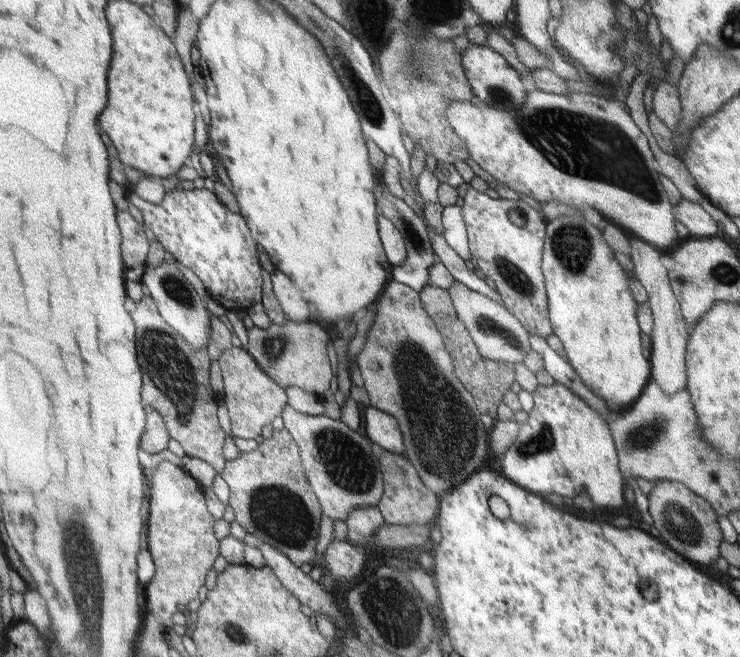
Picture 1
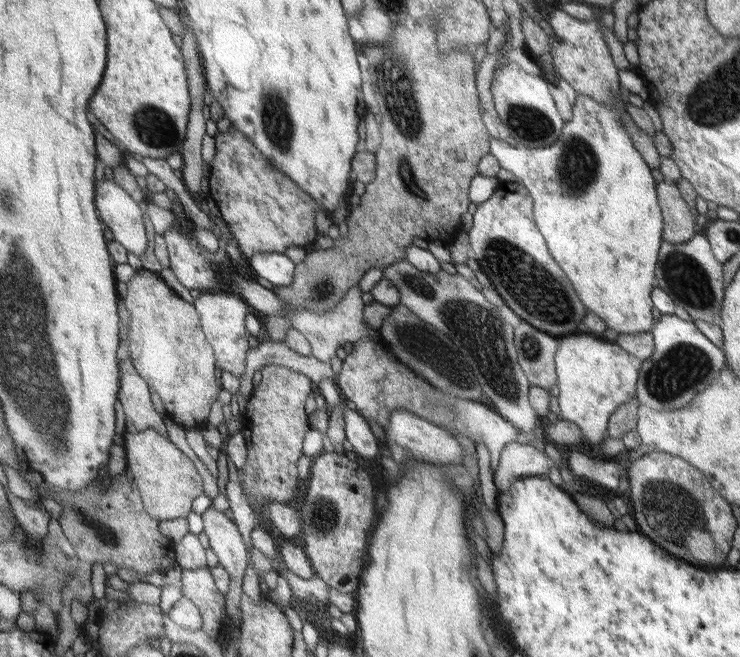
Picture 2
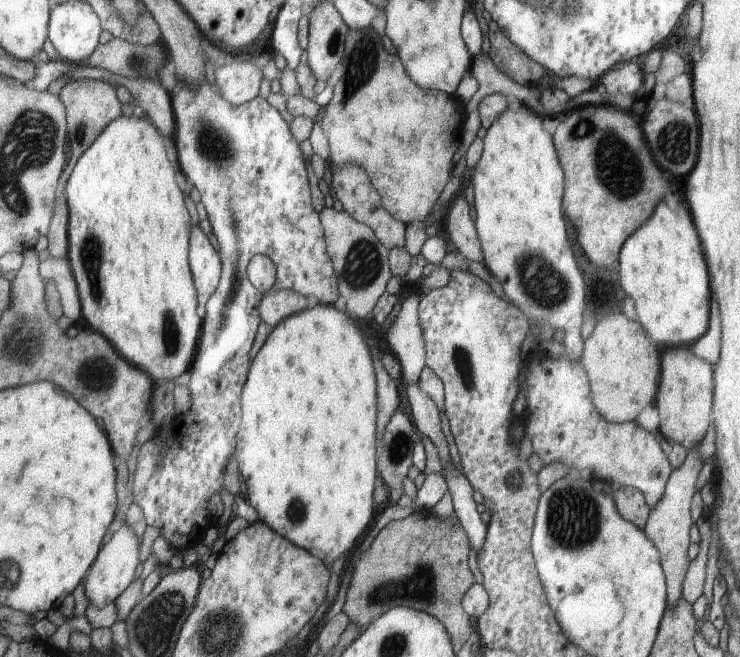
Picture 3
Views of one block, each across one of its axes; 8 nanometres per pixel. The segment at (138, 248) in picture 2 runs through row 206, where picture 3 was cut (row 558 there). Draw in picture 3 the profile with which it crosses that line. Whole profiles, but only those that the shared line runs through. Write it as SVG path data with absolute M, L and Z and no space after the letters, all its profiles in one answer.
M124 524L111 535L108 542L104 543L103 548L99 549L94 562L91 565L90 573L83 579L85 596L88 604L94 604L96 607L105 606L114 601L133 580L135 566L139 564L137 553L140 542L129 525Z

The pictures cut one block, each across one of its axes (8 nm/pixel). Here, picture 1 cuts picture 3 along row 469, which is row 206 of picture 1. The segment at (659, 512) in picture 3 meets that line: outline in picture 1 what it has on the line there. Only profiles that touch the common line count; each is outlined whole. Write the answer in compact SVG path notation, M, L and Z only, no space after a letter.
M685 198L675 204L675 218L695 237L713 237L719 230L716 221L699 204Z

